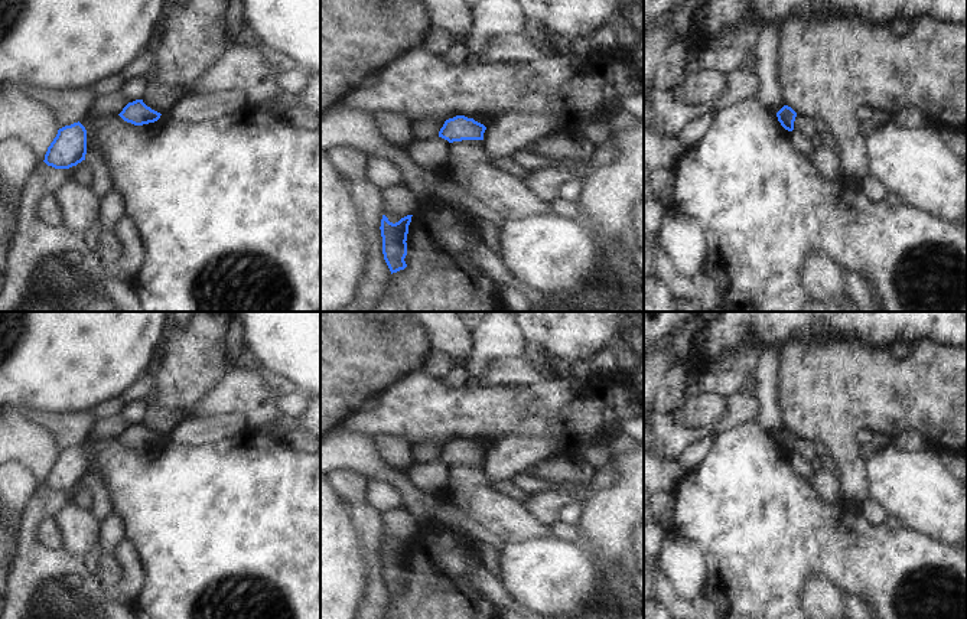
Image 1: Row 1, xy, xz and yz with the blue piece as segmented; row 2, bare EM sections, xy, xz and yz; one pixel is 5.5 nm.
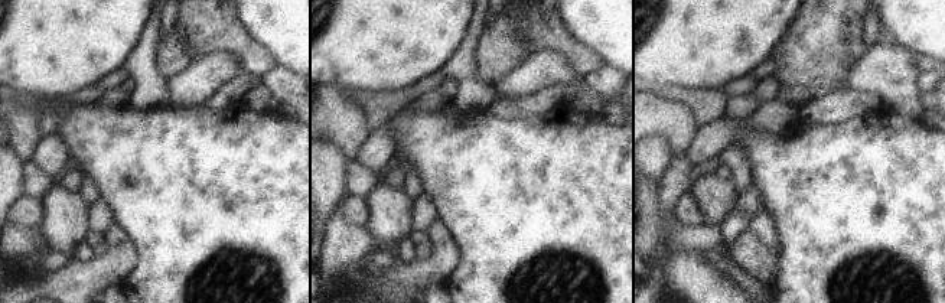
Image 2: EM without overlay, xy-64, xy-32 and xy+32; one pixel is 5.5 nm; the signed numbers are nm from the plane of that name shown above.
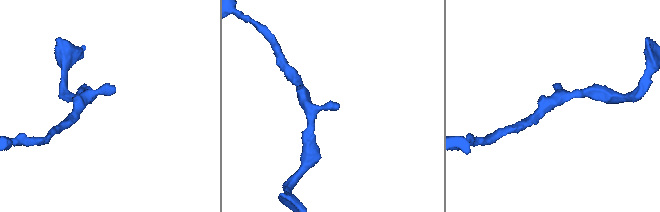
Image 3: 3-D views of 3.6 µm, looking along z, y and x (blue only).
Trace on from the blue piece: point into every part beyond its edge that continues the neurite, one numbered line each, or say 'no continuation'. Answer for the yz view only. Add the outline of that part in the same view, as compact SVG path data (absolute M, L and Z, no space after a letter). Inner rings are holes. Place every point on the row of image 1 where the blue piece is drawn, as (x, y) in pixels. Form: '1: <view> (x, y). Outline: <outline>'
no continuation.

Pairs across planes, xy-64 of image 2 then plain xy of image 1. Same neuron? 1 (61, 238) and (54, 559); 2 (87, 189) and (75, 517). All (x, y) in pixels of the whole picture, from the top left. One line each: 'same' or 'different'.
1: different
2: different

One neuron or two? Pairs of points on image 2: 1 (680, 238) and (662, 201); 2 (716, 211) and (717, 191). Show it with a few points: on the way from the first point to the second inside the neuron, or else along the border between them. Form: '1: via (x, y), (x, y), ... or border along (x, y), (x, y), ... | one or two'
1: via (671, 230), (665, 218), (665, 209) | one
2: via (716, 207), (717, 195) | one

